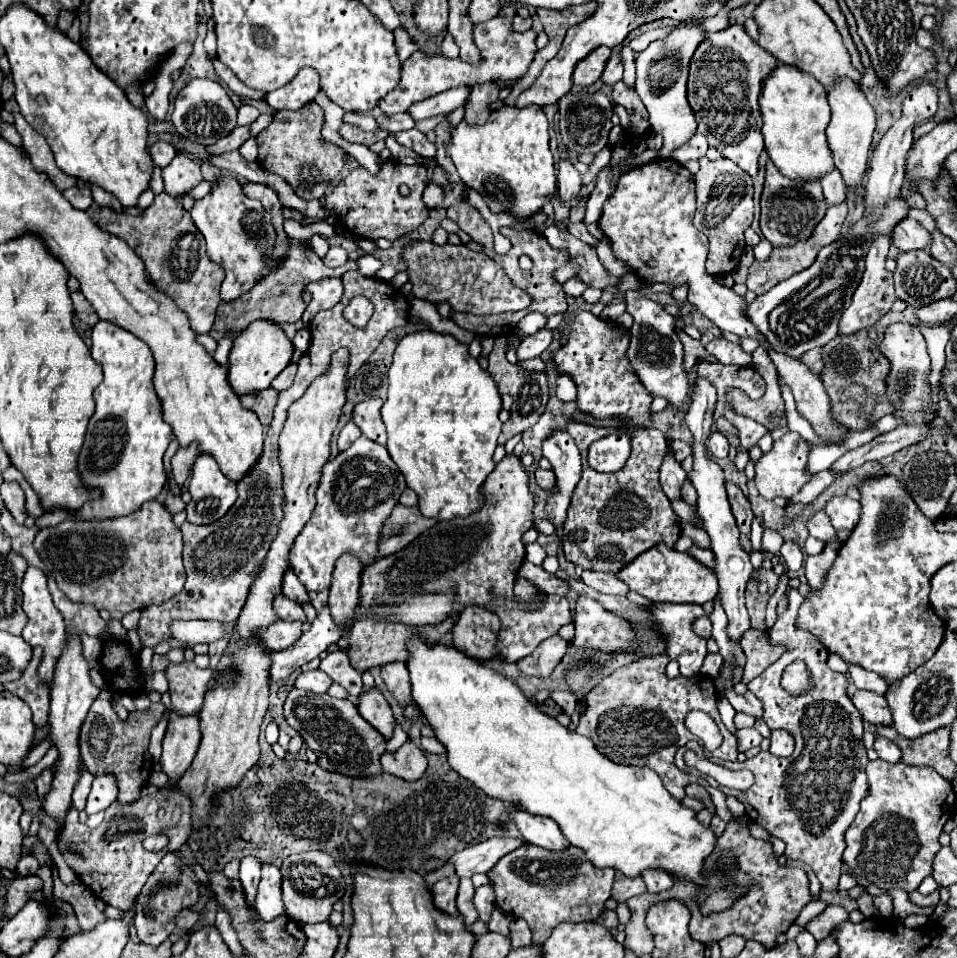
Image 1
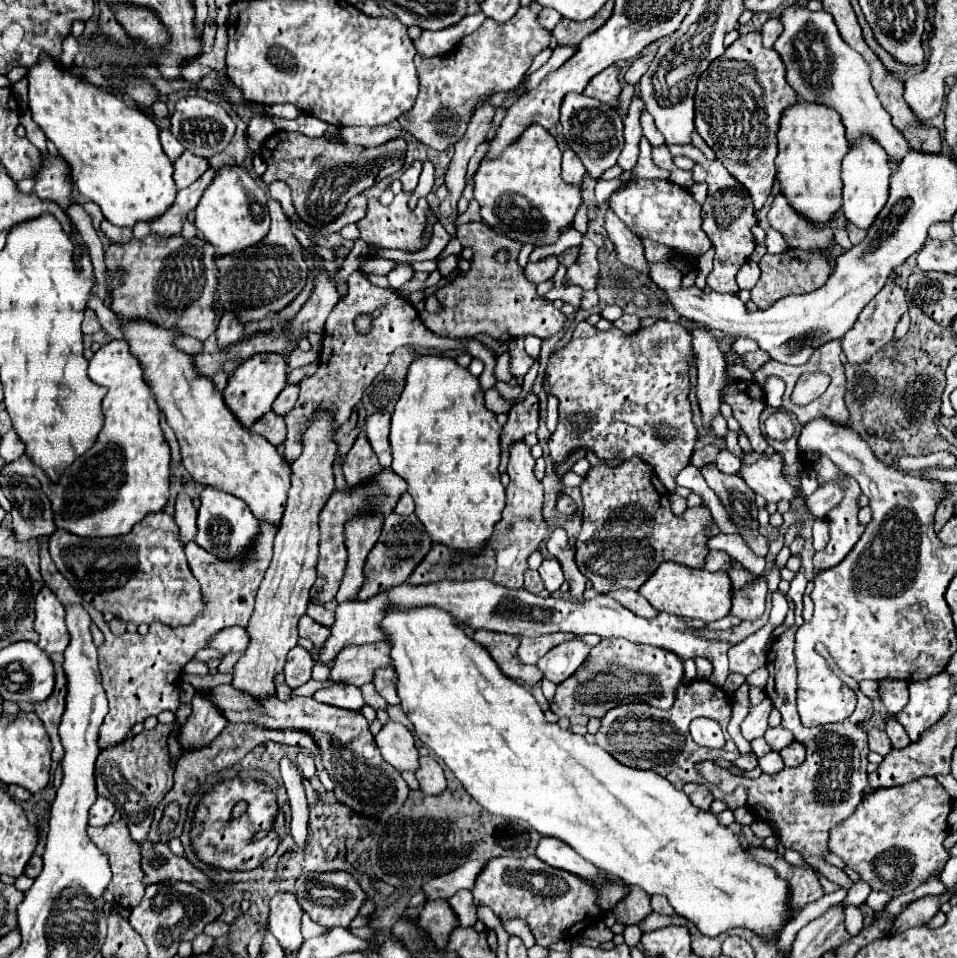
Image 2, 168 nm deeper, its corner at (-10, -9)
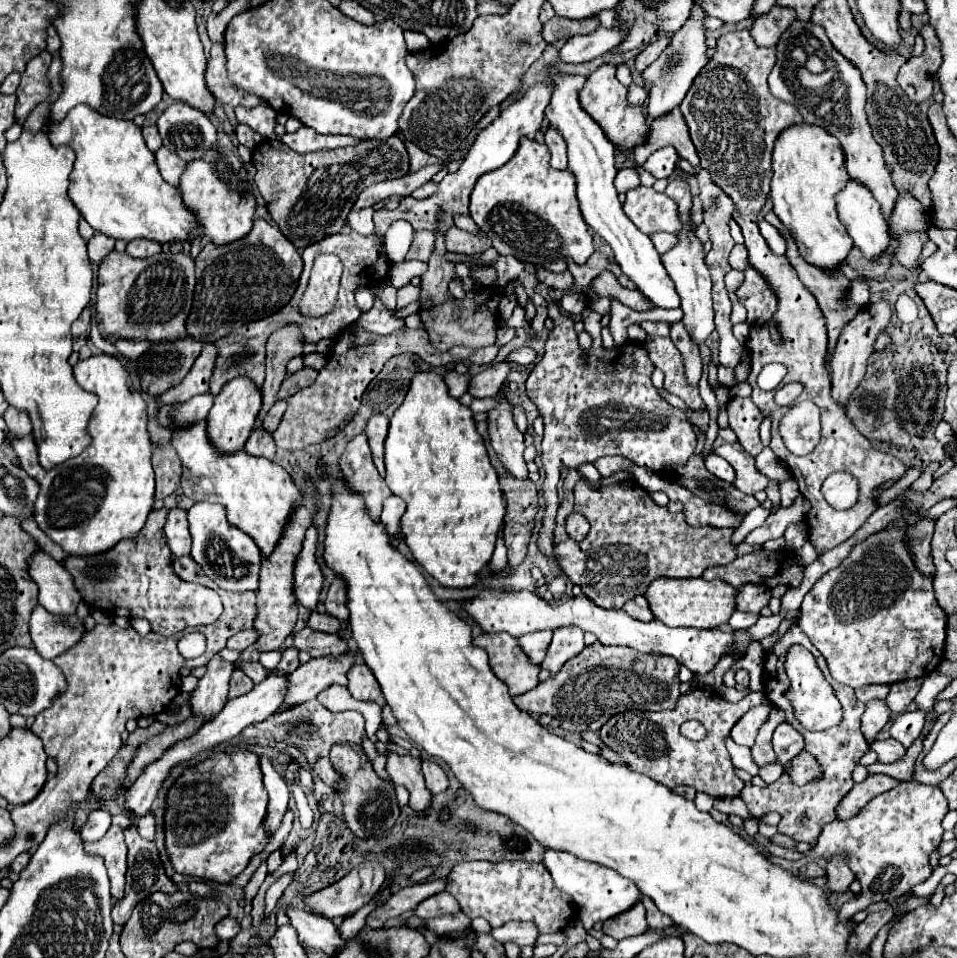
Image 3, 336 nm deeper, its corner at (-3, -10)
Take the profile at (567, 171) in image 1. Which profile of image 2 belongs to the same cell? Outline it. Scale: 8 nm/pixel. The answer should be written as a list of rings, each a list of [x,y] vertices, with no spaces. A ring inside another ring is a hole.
[[[564,149],[562,151],[562,179],[570,185],[580,185],[584,173],[586,169],[582,161],[576,157],[576,153],[572,153],[572,149]]]

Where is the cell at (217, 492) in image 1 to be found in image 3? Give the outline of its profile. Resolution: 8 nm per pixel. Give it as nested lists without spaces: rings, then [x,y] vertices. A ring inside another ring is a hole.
[[[195,502],[189,510],[187,510],[187,520],[189,520],[189,530],[191,530],[191,536],[193,536],[193,550],[191,550],[191,558],[195,562],[199,562],[205,570],[205,574],[209,578],[213,578],[213,582],[217,582],[219,588],[225,588],[225,590],[257,590],[257,580],[259,580],[259,566],[261,566],[261,550],[259,546],[255,544],[255,540],[251,536],[247,536],[245,532],[241,532],[239,528],[231,526],[227,522],[227,514],[225,514],[225,508],[221,508],[221,504],[209,504],[209,502]],[[223,548],[229,550],[229,554],[233,558],[237,558],[243,568],[245,568],[245,574],[241,578],[235,578],[235,576],[219,576],[217,574],[217,568],[215,568],[215,562],[211,562],[215,556],[219,556],[223,552]]]

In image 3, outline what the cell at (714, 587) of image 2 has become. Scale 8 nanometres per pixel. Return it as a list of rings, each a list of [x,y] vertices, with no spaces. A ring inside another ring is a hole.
[[[655,578],[645,598],[651,606],[651,612],[657,620],[667,626],[693,626],[693,628],[715,628],[725,624],[735,612],[737,588],[721,580],[703,580],[703,578]]]

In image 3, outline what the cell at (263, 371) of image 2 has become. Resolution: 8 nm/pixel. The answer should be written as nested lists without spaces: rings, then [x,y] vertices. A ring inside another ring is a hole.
[[[233,378],[229,380],[223,390],[215,396],[215,404],[207,416],[207,432],[215,448],[221,452],[237,452],[245,446],[245,440],[249,438],[255,420],[261,410],[261,388],[251,378]]]

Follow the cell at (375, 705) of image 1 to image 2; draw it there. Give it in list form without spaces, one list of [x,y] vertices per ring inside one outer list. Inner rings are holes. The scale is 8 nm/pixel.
[[[386,723],[376,735],[376,745],[384,757],[396,771],[416,771],[420,767],[418,749],[414,745],[412,733],[400,723]]]

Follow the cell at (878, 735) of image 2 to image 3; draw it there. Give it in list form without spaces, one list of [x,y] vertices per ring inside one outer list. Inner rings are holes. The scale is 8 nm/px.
[[[873,700],[867,704],[867,710],[863,714],[863,722],[861,722],[861,732],[865,736],[865,740],[871,744],[877,740],[879,730],[887,724],[887,720],[891,718],[891,712],[887,708],[885,702],[881,700]]]

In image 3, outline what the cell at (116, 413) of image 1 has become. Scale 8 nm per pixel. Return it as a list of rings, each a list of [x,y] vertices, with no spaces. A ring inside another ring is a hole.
[[[99,354],[87,360],[79,360],[73,366],[73,374],[81,388],[99,396],[99,404],[87,426],[93,438],[91,446],[85,448],[79,456],[63,462],[61,466],[55,466],[53,470],[43,470],[39,466],[37,446],[31,436],[13,442],[13,446],[21,460],[21,468],[41,486],[39,498],[35,502],[35,522],[39,524],[39,528],[69,554],[99,554],[113,548],[121,538],[137,536],[137,532],[143,528],[155,500],[155,474],[151,466],[151,454],[155,446],[149,440],[147,430],[147,404],[141,392],[133,386],[129,372],[117,358]]]

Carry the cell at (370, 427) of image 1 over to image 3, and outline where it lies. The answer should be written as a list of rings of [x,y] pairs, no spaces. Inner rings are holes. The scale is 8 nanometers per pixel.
[[[383,414],[371,416],[367,426],[365,426],[365,436],[369,438],[369,446],[371,446],[371,452],[373,452],[373,462],[375,462],[381,476],[385,476],[383,442],[385,442],[385,436],[387,436],[387,428],[389,428],[389,418],[383,416]]]

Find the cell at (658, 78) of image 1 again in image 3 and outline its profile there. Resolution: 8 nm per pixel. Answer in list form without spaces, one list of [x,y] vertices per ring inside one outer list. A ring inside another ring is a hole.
[[[693,4],[689,18],[687,18],[685,24],[671,36],[669,46],[667,46],[667,48],[659,54],[659,58],[641,74],[643,82],[645,82],[645,84],[651,84],[649,90],[647,90],[647,106],[645,106],[649,120],[667,116],[673,108],[677,108],[677,106],[683,102],[683,98],[685,98],[685,94],[687,94],[687,90],[689,90],[693,78],[695,78],[695,76],[701,72],[701,68],[709,62],[709,56],[707,56],[707,50],[709,50],[709,48],[707,48],[707,44],[705,44],[705,40],[707,40],[707,36],[705,36],[705,32],[707,32],[707,28],[705,28],[705,18],[707,18],[707,14],[703,12],[703,8],[697,6],[697,4]]]

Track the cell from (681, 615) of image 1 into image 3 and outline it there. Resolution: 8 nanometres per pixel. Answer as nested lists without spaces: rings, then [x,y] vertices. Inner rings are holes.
[[[733,612],[733,616],[731,616],[731,620],[729,620],[729,624],[737,630],[737,628],[747,628],[747,626],[751,626],[755,620],[757,620],[759,616],[757,614],[747,614],[747,612]]]

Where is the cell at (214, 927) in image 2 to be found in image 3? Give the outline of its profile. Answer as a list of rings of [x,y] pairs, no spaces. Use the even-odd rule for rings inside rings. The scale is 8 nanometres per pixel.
[[[223,918],[219,924],[217,924],[217,928],[215,928],[215,934],[217,934],[217,938],[221,938],[221,940],[231,940],[235,934],[239,932],[239,922],[235,920],[235,918]]]

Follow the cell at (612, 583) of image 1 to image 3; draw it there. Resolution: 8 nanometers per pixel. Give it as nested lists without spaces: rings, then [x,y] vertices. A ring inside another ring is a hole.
[[[635,596],[635,598],[631,598],[629,602],[625,602],[625,606],[623,606],[623,610],[629,614],[629,616],[633,616],[633,618],[637,618],[637,620],[641,620],[641,622],[649,622],[651,618],[653,618],[653,614],[651,614],[651,610],[649,610],[649,604],[647,604],[647,600],[643,598],[643,596]]]

